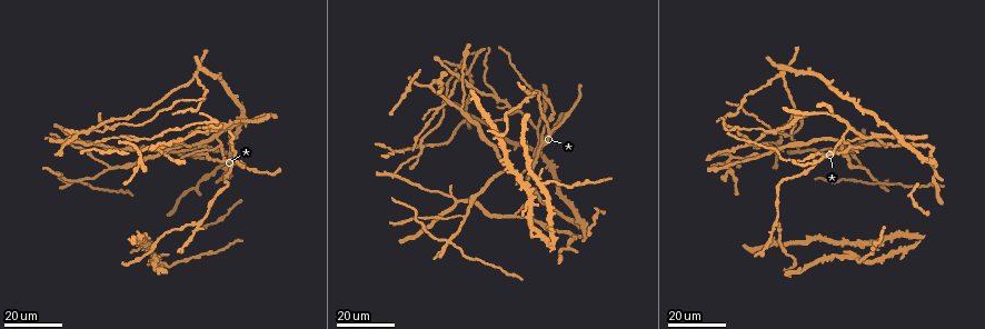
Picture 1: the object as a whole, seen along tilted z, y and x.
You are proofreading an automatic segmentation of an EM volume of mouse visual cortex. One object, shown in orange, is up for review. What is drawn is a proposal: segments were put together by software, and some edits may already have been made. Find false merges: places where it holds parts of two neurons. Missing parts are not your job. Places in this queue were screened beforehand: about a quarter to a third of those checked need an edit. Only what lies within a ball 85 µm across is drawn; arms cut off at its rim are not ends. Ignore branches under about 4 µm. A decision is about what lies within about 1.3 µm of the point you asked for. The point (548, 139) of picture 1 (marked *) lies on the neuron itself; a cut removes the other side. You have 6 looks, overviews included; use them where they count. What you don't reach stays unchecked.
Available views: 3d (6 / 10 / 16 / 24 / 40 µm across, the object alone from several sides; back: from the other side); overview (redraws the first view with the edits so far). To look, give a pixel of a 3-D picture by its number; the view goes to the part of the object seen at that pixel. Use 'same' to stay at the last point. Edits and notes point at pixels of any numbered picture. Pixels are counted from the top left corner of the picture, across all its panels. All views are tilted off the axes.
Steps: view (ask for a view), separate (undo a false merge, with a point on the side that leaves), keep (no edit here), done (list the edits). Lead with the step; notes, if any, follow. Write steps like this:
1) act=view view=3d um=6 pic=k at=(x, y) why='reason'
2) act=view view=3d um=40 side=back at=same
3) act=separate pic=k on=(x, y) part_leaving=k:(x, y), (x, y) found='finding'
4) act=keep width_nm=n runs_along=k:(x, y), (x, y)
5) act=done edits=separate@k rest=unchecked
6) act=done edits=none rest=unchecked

act=view view=3d um=16 pic=1 at=(536, 193) why='four or more arms meet'

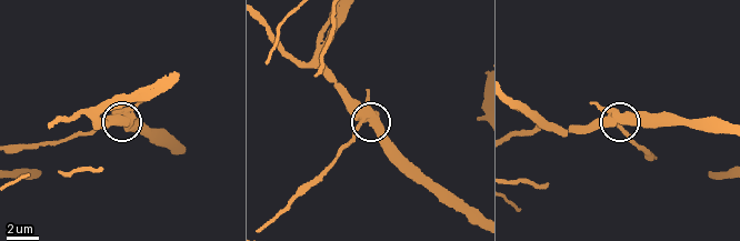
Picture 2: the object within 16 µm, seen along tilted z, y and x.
act=view view=3d um=10 pic=2 at=(363, 116) why='closer look'

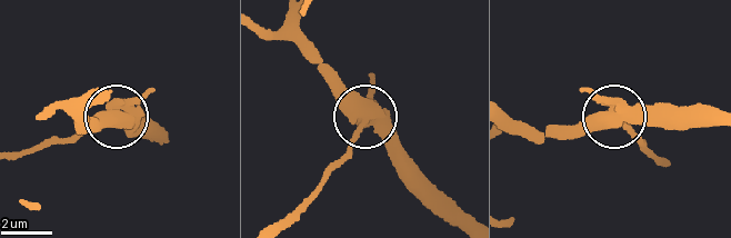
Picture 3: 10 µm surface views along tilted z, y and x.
act=separate pic=3 on=(346, 155) arms=4 part_leaving=3:(360, 131), (304, 200), (278, 220) found='a second neuron is stuck on'

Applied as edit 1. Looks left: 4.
act=view view=overview

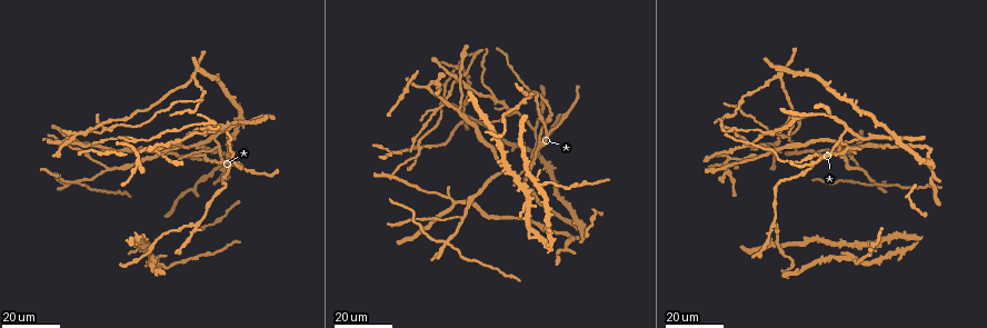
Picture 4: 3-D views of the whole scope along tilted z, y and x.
act=view view=3d um=16 pic=4 at=(454, 203) why='three-way junction'

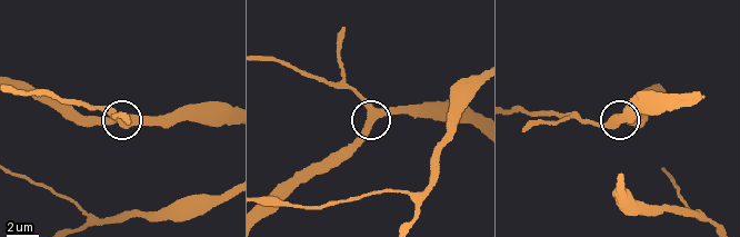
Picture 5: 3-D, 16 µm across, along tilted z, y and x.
act=view view=3d um=10 pic=5 at=(611, 126)

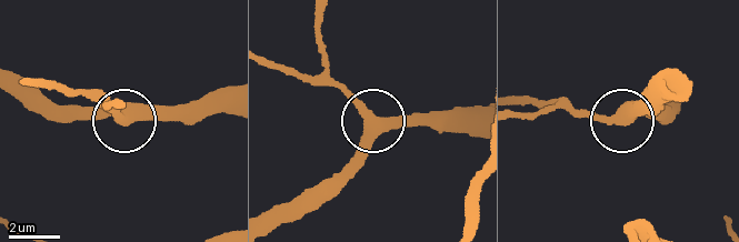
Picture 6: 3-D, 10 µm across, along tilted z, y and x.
act=keep arms=3 found='continuous, no second neuron'

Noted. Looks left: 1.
act=done edits=separate@3 rest=unchecked

